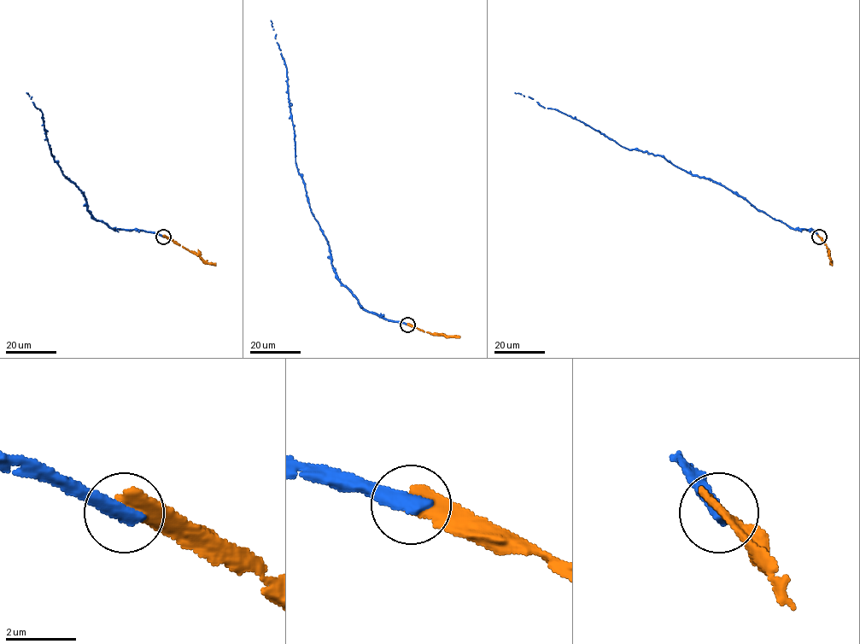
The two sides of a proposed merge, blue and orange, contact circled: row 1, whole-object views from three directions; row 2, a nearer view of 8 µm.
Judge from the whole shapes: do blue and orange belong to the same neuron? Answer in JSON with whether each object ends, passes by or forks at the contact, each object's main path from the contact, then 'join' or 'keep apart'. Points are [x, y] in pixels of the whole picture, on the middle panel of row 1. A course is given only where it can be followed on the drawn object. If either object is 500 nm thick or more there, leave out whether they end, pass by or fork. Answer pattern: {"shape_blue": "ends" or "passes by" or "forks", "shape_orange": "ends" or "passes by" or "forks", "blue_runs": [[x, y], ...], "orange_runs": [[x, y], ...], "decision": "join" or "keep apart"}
{"shape_blue": "ends", "shape_orange": "ends", "blue_runs": [[407, 324], [366, 311], [332, 268], [329, 246], [311, 212], [305, 183], [295, 163], [287, 69], [270, 20]], "orange_runs": [[407, 324], [431, 333], [460, 337]], "decision": "keep apart"}

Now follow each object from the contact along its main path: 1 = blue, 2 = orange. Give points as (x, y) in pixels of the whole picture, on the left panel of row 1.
1: (163, 237), (111, 229), (88, 211), (83, 194), (54, 160), (43, 113), (26, 92)
2: (163, 237), (216, 266)

